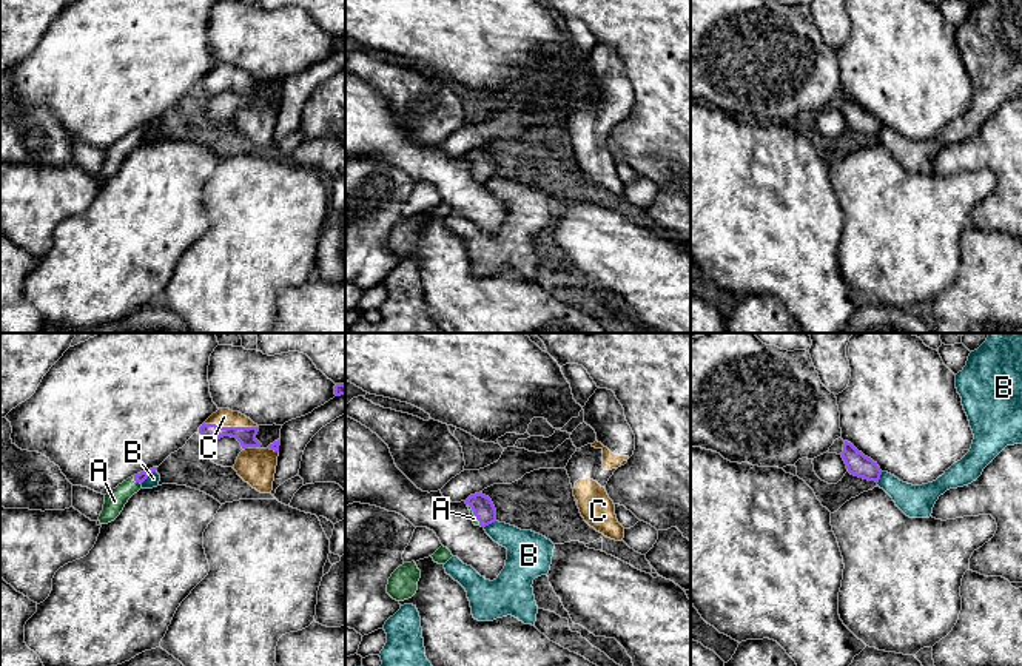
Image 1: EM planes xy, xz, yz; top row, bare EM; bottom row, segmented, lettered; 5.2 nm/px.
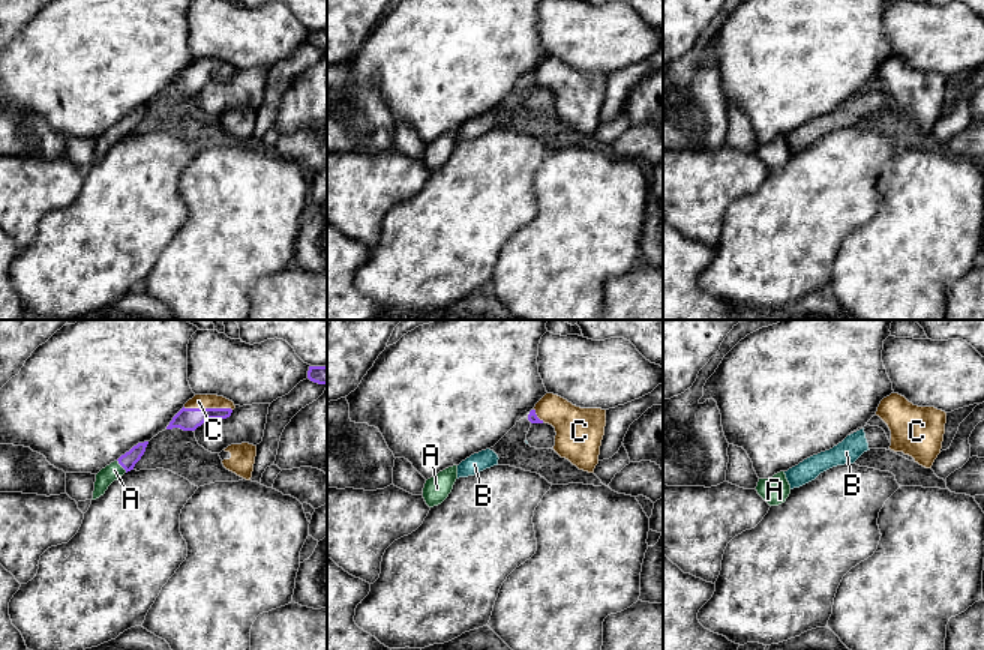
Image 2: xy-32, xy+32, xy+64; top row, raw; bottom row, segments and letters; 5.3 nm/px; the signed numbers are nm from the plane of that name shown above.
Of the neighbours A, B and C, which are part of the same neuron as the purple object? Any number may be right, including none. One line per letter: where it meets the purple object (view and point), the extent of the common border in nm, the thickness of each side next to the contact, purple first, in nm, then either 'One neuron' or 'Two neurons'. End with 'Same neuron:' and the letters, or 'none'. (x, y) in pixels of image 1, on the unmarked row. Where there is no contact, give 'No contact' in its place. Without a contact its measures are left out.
A: Touches purple at xy (136, 136). Shared border 60 nm. Thickness 50 nm (purple) against 110 nm. One neuron
B: Touches purple at xy (148, 128). Shared border 120 nm. Thickness 50 nm (purple) against 70 nm. Two neurons
C: Touches purple at xy (231, 82). Shared border 280 nm. Thickness 100 nm (purple) against 100 nm. One neuron
Same neuron: A, C

